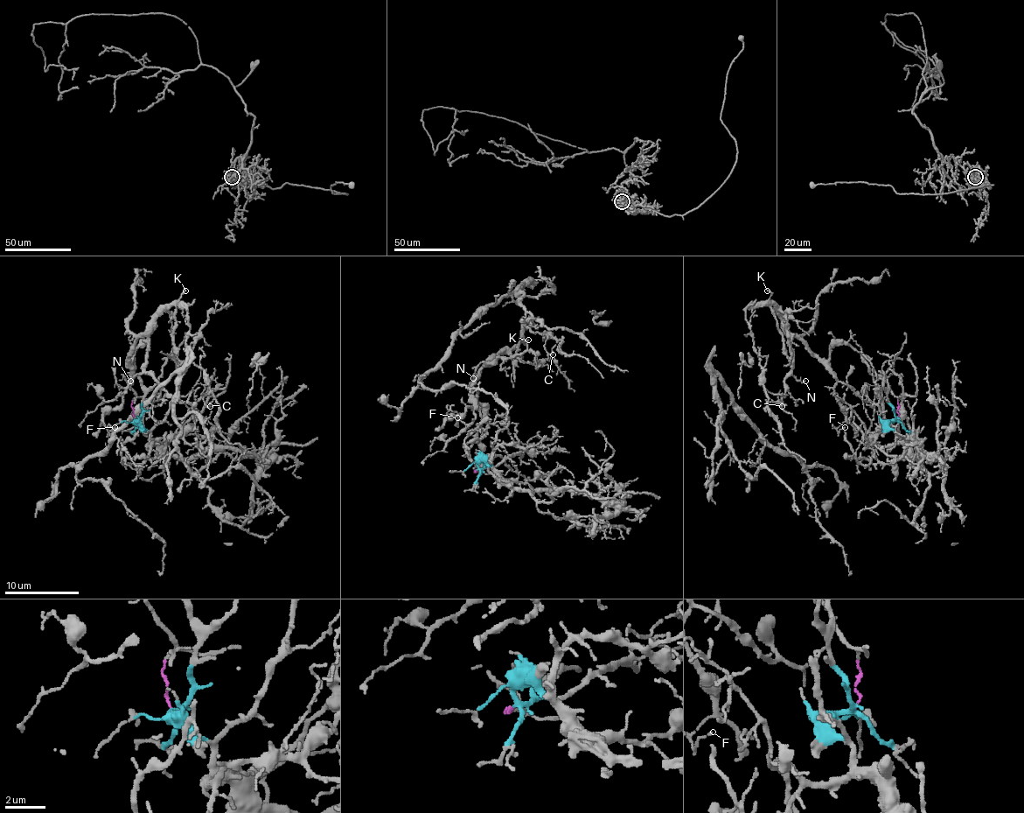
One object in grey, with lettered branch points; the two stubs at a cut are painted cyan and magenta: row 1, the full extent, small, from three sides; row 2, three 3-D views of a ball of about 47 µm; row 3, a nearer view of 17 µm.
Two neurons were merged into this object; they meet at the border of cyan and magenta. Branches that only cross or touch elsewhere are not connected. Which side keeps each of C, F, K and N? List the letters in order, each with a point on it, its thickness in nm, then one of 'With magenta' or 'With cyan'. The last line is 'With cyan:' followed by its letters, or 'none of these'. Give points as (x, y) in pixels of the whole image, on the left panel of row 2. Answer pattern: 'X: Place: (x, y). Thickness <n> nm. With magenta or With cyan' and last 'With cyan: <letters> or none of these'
C: Place: (210, 406). Thickness 90 nm. With magenta
F: Place: (114, 427). Thickness 90 nm. With magenta
K: Place: (185, 290). Thickness 120 nm. With magenta
N: Place: (130, 381). Thickness 100 nm. With magenta
With cyan: none of these

